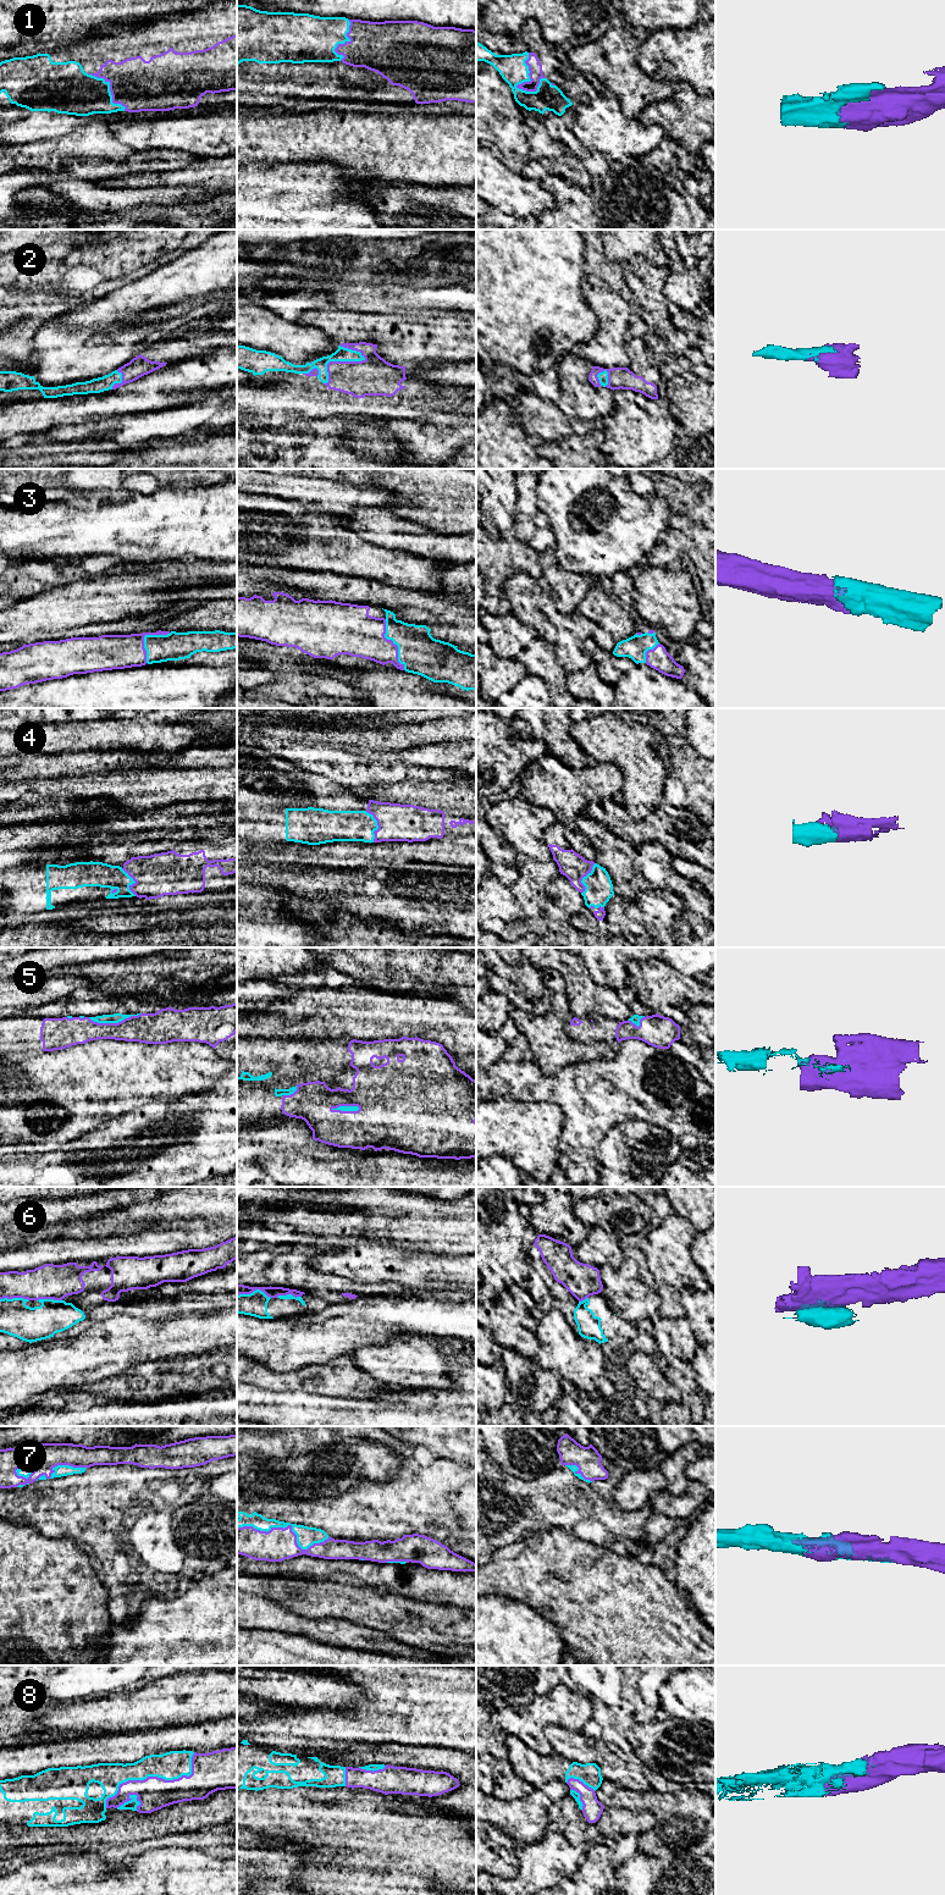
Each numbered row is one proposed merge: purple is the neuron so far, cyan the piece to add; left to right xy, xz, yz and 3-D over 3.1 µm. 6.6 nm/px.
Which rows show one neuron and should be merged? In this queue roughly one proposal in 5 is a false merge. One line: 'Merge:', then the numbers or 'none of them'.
Merge: 1, 2, 3, 4, 5, 7, 8

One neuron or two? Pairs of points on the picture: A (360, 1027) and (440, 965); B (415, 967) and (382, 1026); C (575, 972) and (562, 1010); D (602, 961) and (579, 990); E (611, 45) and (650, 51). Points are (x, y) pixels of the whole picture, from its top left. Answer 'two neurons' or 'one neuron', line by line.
A: two neurons
B: two neurons
C: two neurons
D: two neurons
E: two neurons

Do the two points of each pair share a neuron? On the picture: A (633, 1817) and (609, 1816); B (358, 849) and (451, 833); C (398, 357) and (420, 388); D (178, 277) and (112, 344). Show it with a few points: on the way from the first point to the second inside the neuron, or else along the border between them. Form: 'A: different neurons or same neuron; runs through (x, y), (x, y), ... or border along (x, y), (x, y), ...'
A: same neuron; runs through (626, 1817), (615, 1817)
B: different neurons; border along (463, 835), (443, 838)
C: different neurons; border along (413, 365), (405, 366)
D: same neuron; runs through (159, 289), (154, 291), (120, 325)

